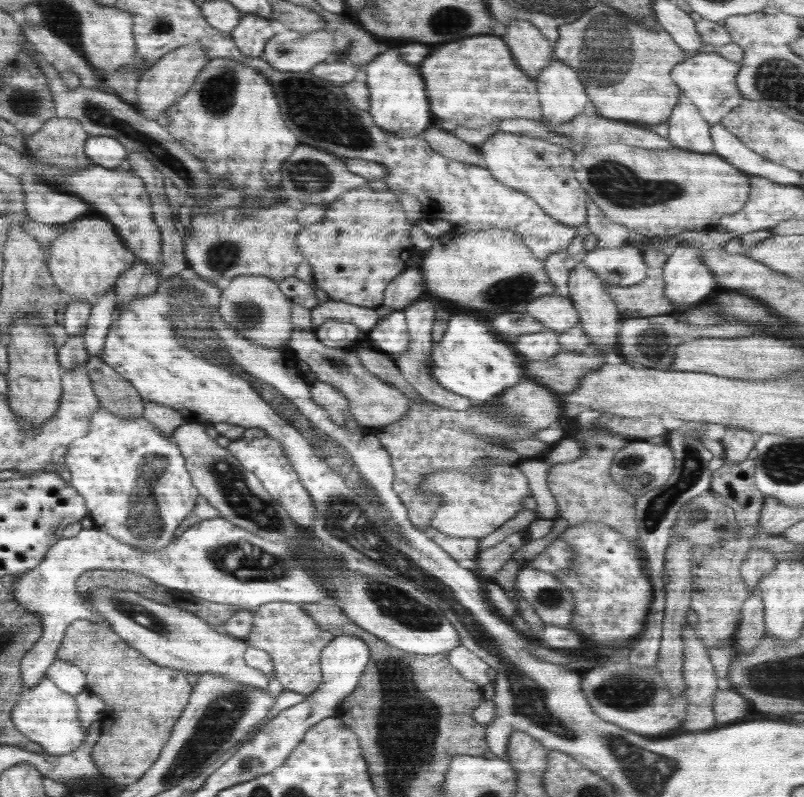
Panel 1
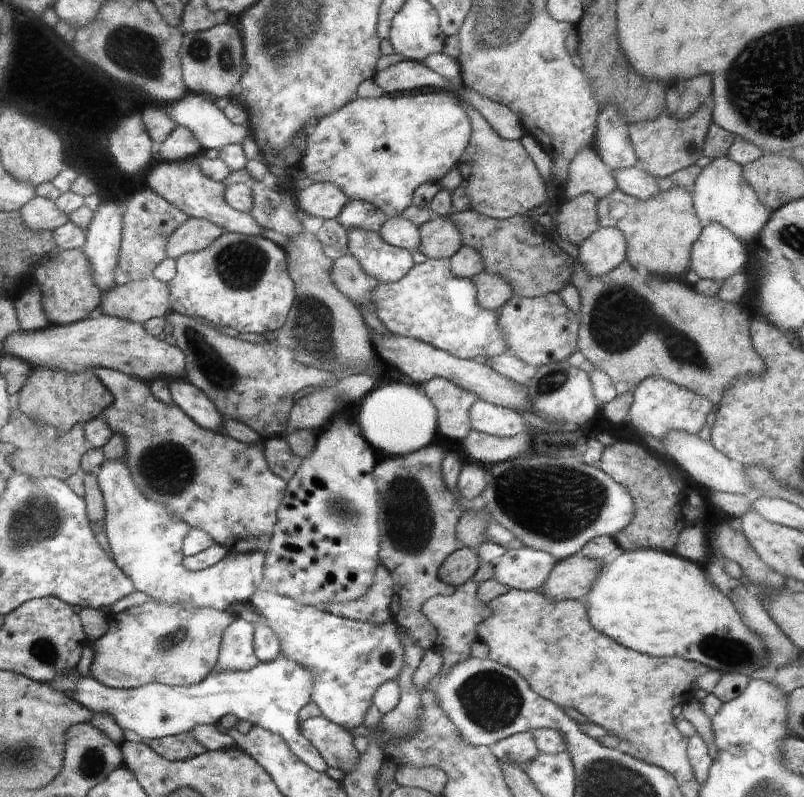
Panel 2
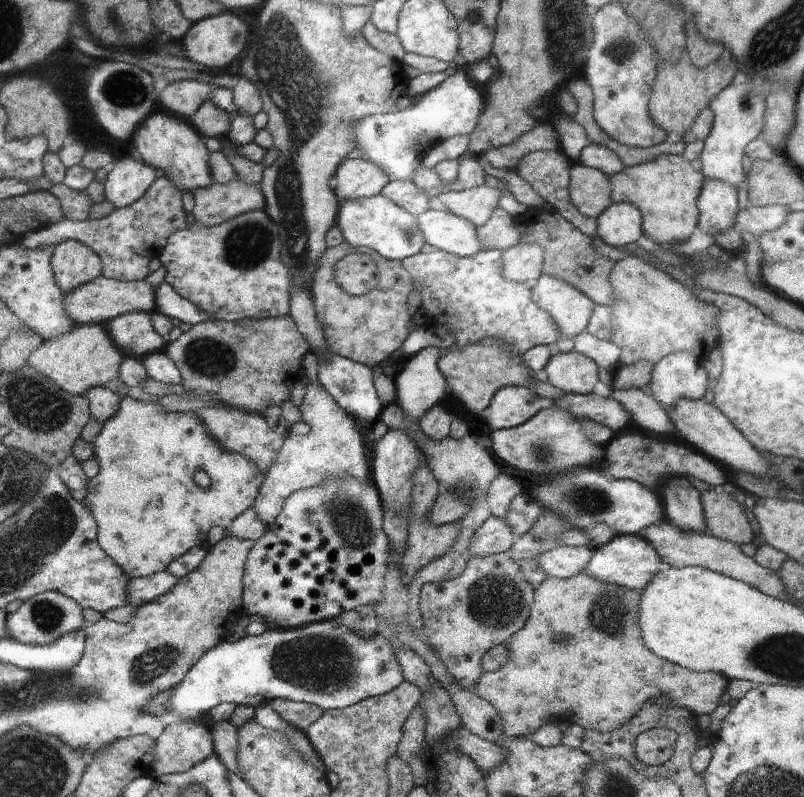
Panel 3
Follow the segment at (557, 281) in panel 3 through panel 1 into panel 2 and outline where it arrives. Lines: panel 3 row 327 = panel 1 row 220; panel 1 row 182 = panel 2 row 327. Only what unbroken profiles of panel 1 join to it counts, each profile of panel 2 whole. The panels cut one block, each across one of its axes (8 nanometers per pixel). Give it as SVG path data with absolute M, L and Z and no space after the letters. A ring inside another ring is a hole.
M550 293L544 297L523 297L513 294L498 311L498 314L498 322L501 329L504 329L509 352L520 357L526 364L539 367L549 362L566 361L572 353L579 350L577 345L580 328L579 315L572 312L570 308L566 306L566 303L558 293Z

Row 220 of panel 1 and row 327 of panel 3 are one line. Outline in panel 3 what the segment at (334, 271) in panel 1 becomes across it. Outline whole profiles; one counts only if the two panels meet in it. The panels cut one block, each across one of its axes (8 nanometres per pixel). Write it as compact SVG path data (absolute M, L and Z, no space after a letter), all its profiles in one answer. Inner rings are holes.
M345 240L335 247L328 247L325 250L325 254L322 253L320 255L317 266L318 268L314 273L313 281L309 289L316 313L316 322L321 328L321 333L324 335L327 350L335 355L354 360L354 362L360 362L360 364L369 366L371 369L376 366L376 364L380 364L380 362L384 362L384 360L389 360L388 356L390 356L394 350L398 350L410 334L412 315L408 311L407 304L409 294L414 286L411 274L402 266L401 261L389 261L377 252L364 247L354 248ZM354 252L366 252L366 254L370 254L378 270L379 281L376 287L363 296L348 294L334 281L334 269L338 261L344 258L344 256L348 256L348 254Z

